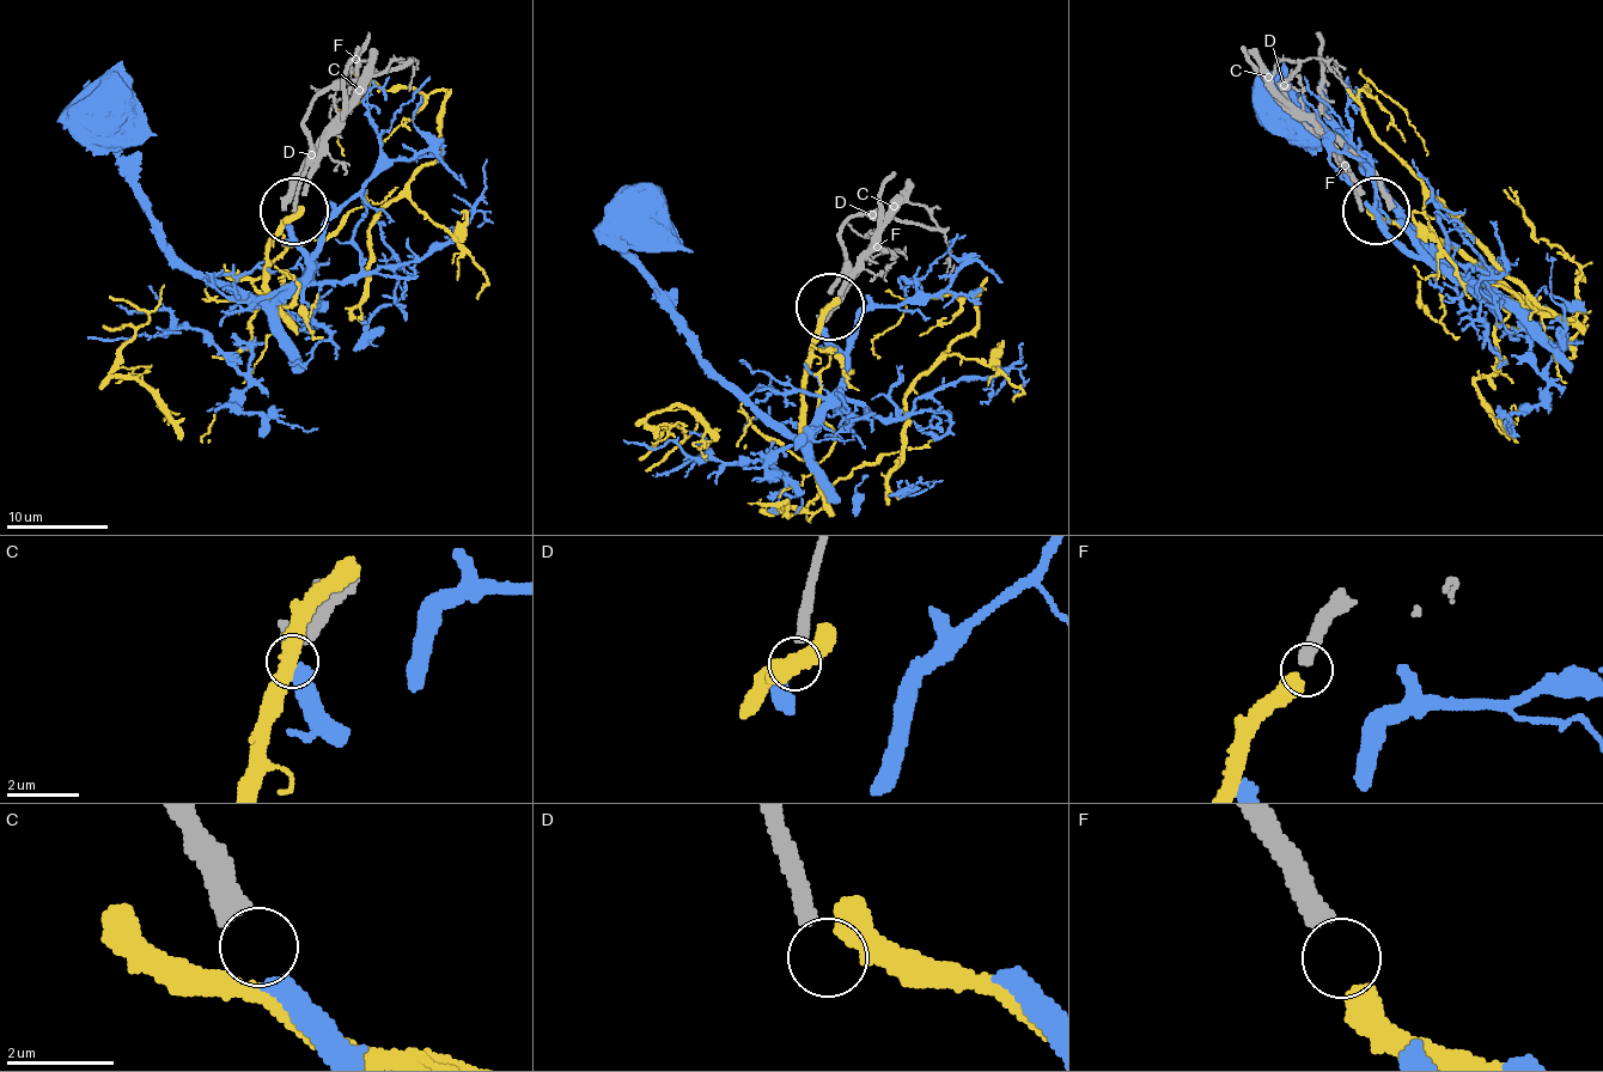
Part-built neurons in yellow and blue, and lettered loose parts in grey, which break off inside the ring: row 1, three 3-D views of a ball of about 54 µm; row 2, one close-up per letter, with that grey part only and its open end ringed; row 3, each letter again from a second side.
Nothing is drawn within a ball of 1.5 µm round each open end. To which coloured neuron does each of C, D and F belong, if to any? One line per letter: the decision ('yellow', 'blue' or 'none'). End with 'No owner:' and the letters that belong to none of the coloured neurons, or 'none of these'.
C: blue
D: none
F: yellow
No owner: D

